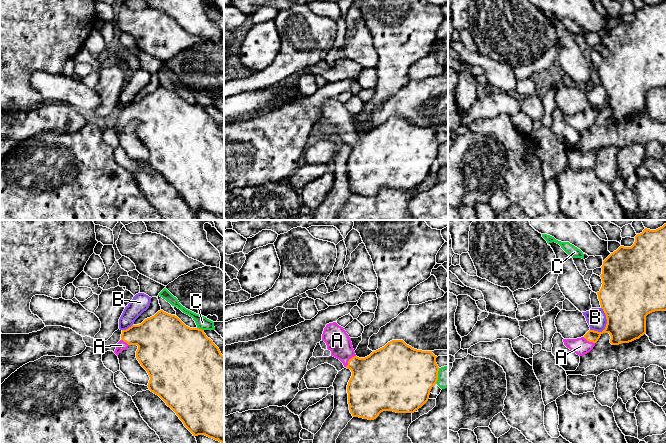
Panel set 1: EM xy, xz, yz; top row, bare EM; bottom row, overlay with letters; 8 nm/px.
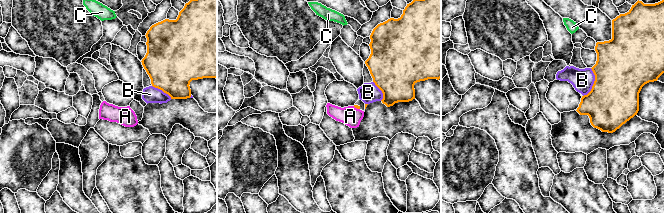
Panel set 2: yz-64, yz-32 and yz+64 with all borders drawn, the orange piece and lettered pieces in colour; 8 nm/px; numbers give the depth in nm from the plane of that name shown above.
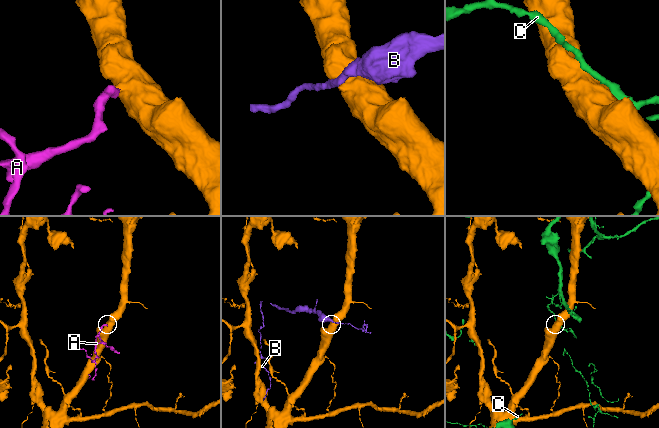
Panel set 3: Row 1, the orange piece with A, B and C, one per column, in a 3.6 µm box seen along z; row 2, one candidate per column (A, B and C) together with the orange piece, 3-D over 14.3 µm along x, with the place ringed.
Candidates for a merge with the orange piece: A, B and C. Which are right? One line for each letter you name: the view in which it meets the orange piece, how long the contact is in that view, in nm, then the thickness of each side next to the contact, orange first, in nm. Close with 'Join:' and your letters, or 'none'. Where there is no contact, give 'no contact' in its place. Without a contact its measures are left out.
A: meets orange in xz; contact 130 nm long; 380 nm thick on the orange side, 190 nm on the other
Join: A

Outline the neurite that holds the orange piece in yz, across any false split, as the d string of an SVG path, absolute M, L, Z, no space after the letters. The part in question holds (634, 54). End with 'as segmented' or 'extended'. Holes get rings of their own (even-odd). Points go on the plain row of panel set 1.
M666 0L656 6L645 4L635 12L631 23L620 22L603 37L601 44L603 60L597 71L607 95L605 105L602 108L589 106L577 115L563 115L564 121L579 132L589 129L603 109L610 110L612 121L639 115L646 109L646 92L655 87L666 87Z | extended

